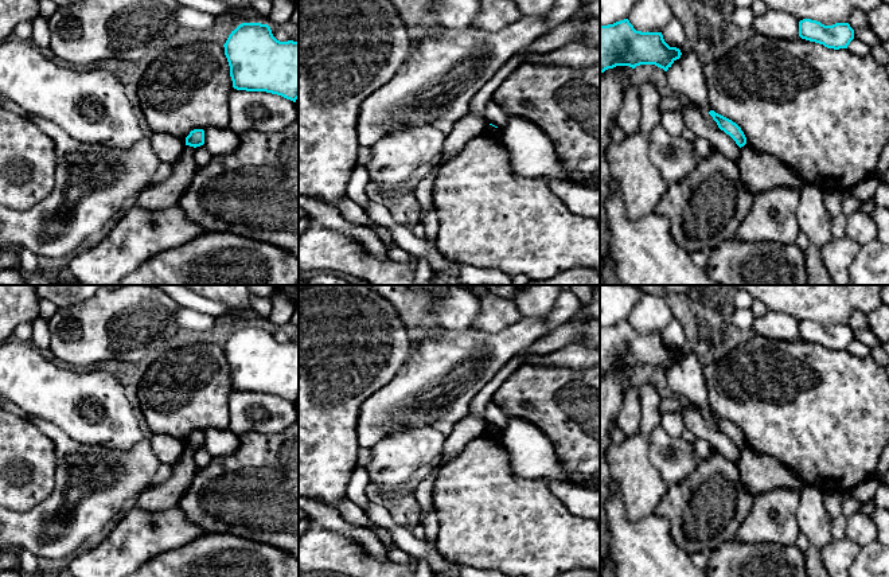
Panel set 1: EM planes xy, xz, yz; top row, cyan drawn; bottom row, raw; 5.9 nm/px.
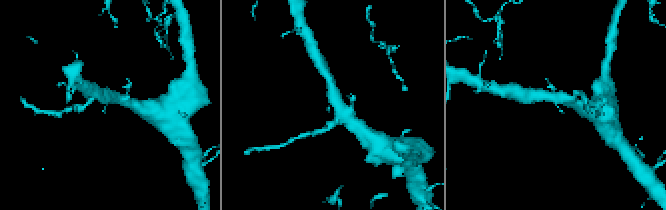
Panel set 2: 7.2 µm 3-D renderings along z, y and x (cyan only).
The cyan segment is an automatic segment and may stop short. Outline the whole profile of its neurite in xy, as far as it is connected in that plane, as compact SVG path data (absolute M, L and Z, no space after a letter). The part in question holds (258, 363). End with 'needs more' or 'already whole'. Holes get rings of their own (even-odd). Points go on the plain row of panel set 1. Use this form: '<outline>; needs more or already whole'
M242 324L229 336L225 356L233 389L299 399L299 343L277 342L268 325Z; already whole

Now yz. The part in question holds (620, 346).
M628 320L608 327L600 327L600 375L616 367L635 370L640 366L655 366L667 373L682 356L677 348L670 348L662 334L636 332Z; already whole

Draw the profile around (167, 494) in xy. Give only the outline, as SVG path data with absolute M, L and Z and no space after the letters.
M186 447L184 453L173 465L172 475L164 483L144 490L137 499L137 504L149 511L178 504L198 469L194 452L194 448Z

